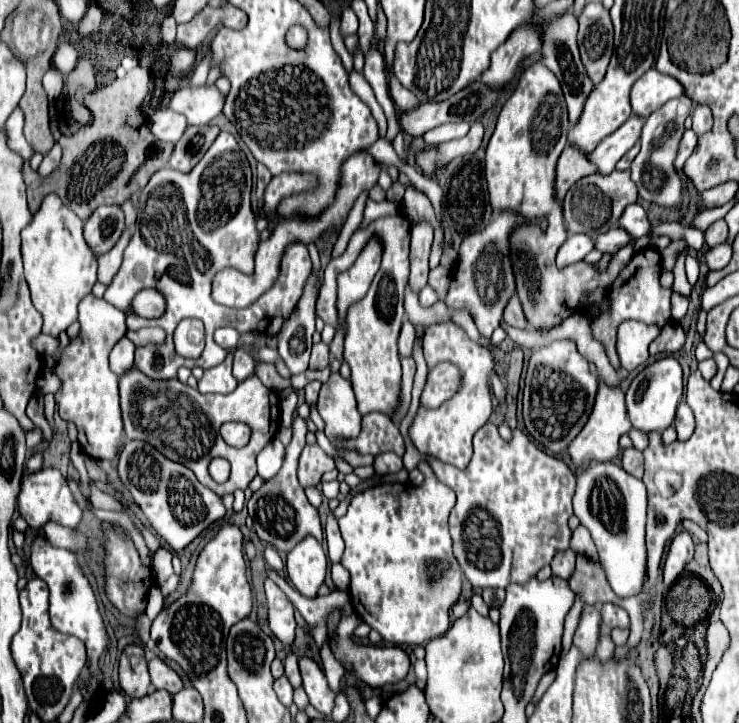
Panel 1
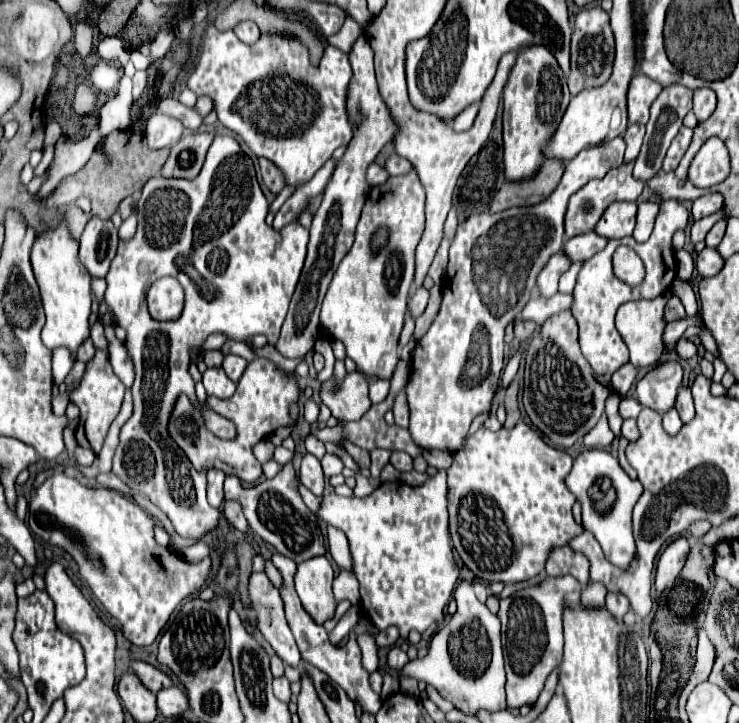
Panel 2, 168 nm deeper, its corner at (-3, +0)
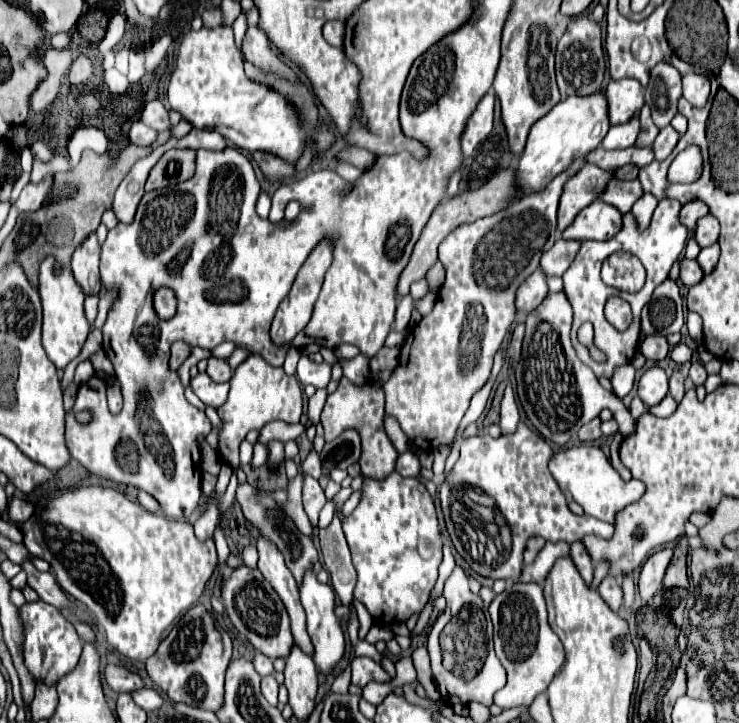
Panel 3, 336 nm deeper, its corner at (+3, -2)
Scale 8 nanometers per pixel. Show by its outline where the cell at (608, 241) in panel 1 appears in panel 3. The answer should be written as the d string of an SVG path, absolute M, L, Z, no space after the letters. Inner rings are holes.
M559 239L549 251L543 253L543 257L541 257L541 271L547 277L551 277L551 275L561 277L571 267L571 263L575 261L575 257L579 253L579 247L581 247L581 241Z

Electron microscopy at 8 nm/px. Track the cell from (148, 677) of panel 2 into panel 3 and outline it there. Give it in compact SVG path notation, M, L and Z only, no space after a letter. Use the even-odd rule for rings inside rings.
M107 665L105 679L107 679L109 687L117 693L123 693L123 691L131 693L131 691L137 691L137 689L145 687L143 679L137 673L131 673L121 665Z

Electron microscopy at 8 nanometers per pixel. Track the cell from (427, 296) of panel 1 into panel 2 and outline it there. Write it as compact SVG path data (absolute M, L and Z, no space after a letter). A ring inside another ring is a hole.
M423 287L415 289L415 293L407 301L409 303L409 315L411 317L419 317L427 307L427 299L429 299L429 291L427 289L423 289Z

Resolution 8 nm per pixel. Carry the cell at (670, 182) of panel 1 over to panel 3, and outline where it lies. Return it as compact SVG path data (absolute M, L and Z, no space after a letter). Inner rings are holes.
M659 63L651 71L651 81L645 87L645 101L651 107L653 123L663 129L677 115L677 103L681 99L681 75L669 63Z

